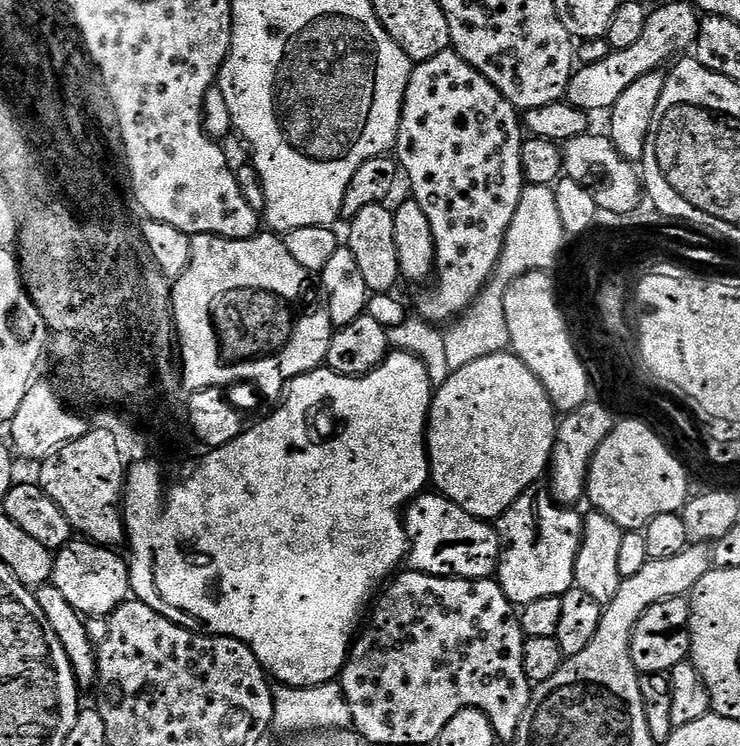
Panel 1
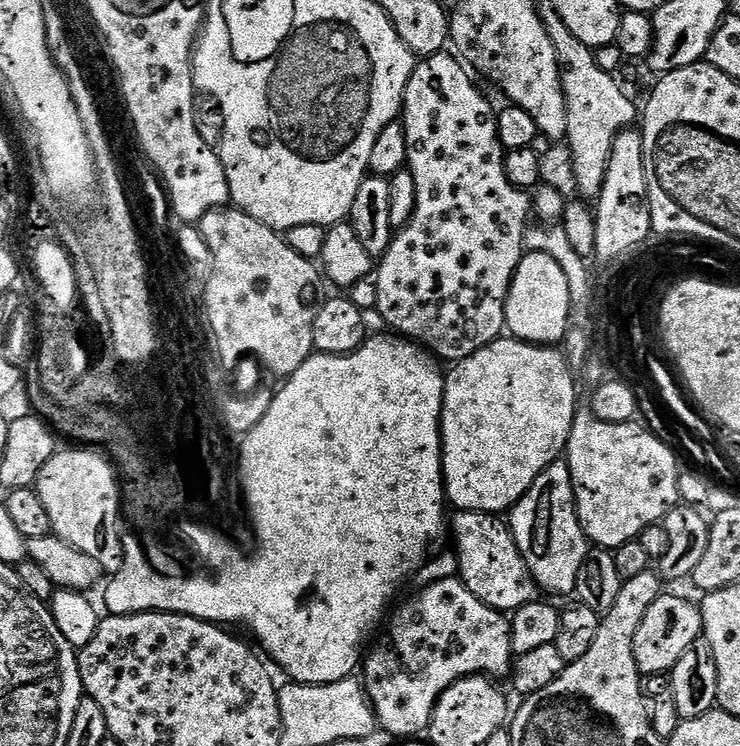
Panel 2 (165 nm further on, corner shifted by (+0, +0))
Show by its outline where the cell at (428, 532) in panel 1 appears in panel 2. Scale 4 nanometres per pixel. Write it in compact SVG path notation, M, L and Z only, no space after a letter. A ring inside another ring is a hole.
M463 510L451 517L450 532L456 543L456 564L460 567L458 578L474 594L482 598L486 606L505 614L534 602L542 592L539 584L530 574L522 554L512 537L511 527L504 524L499 515L491 512L466 512Z

